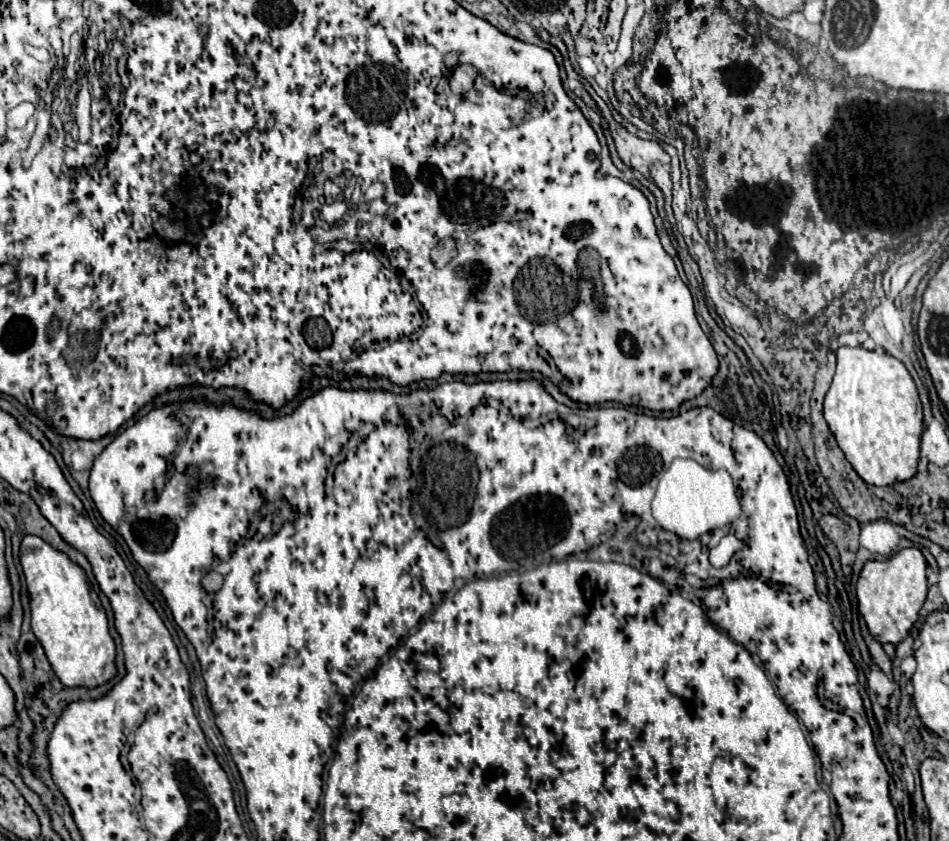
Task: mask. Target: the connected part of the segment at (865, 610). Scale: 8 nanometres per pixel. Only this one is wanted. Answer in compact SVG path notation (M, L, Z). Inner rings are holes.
M908 547L894 553L884 561L868 561L860 573L856 593L860 603L860 613L872 633L880 643L900 643L910 627L918 619L918 611L926 599L926 559L920 549Z

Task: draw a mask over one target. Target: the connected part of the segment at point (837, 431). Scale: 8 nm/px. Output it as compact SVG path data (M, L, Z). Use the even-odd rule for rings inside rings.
M840 347L838 367L824 399L824 417L854 471L868 485L892 485L916 475L922 405L916 385L898 359L864 347Z

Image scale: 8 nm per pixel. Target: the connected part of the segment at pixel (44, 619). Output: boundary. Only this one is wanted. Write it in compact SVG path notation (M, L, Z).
M38 535L22 539L20 565L30 595L32 631L42 643L58 679L66 687L96 687L112 679L116 673L116 647L108 635L104 607L90 587L84 569Z

